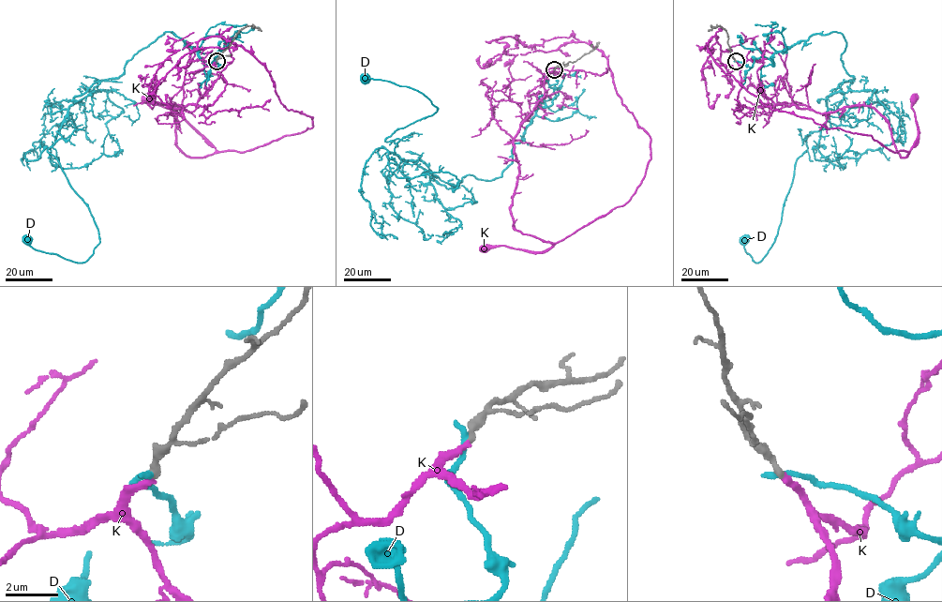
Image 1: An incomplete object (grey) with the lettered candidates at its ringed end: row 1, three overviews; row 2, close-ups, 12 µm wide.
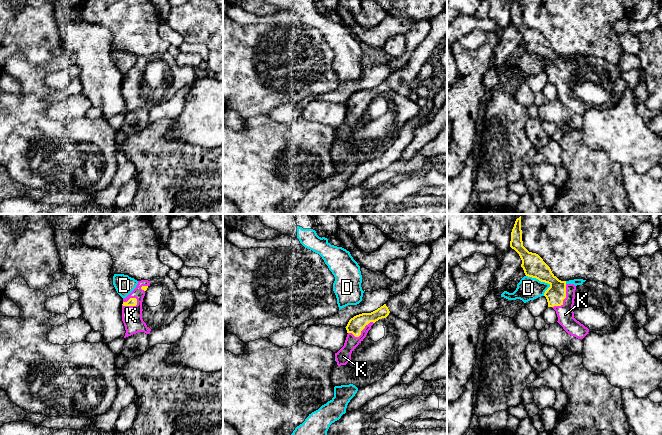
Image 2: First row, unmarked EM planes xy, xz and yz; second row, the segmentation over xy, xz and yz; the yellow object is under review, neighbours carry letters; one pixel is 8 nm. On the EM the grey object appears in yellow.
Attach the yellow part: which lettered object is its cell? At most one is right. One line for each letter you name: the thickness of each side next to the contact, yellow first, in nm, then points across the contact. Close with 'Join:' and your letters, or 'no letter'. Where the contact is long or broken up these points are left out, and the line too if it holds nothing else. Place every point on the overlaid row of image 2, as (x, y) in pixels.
K: 60/160 nm | across xy (132, 301), (131, 305), (131, 315)
Join: K

